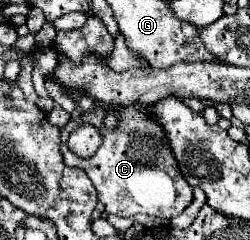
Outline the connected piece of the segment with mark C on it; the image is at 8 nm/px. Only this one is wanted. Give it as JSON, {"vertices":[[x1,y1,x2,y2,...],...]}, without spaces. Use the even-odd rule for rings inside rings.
{"vertices":[[97,106,91,114,81,114,77,120,69,120,61,128,63,162,67,166,83,168,87,172,87,176,93,180,99,192,99,202,107,208,107,214,125,218,147,214,167,220,179,216,191,204,193,190,187,184,187,180,179,174,179,166,175,162,175,156,171,154,171,146,167,146,167,136,163,134,163,128,157,126,159,122,155,122,155,118,147,114,147,110,123,108,123,126,119,126,119,130,107,130,107,126,103,126,105,116,107,108],[81,122,97,126,103,136,103,146,89,160,77,158,71,150,67,150,67,138,71,130,75,130]]}

